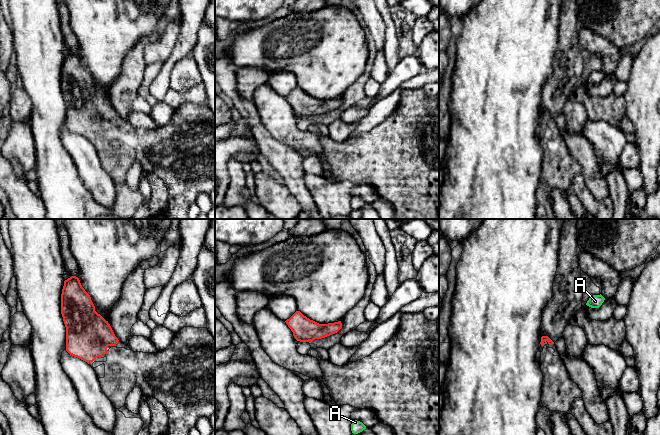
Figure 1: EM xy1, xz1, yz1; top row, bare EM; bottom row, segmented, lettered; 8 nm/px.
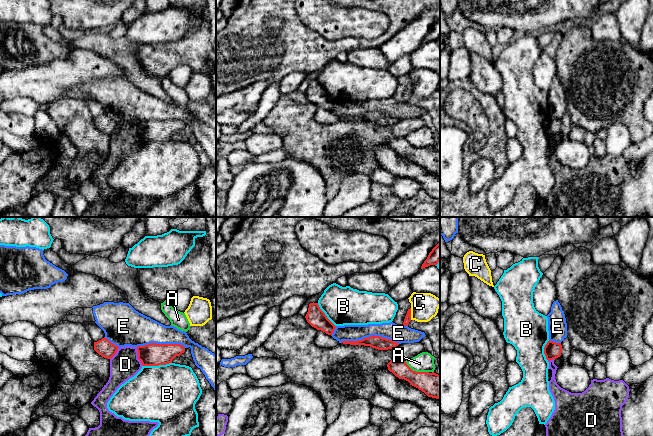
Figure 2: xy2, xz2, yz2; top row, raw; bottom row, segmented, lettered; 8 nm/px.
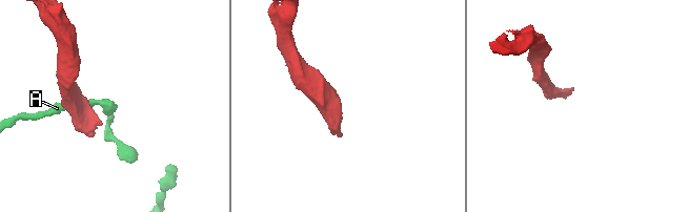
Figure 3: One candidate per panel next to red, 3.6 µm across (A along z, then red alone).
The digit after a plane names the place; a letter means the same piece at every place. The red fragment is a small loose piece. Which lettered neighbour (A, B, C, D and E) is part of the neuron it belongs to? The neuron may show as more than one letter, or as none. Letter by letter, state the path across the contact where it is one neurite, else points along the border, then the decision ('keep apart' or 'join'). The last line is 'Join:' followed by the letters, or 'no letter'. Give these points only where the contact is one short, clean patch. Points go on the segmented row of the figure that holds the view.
A: border xz2 (404, 361), (413, 370), (428, 372); keep apart
B: keep apart
C: border xz2 (410, 308), (411, 319); keep apart
D: border xy2 (136, 347), (138, 359), (143, 365); keep apart
E: keep apart
Join: no letter

